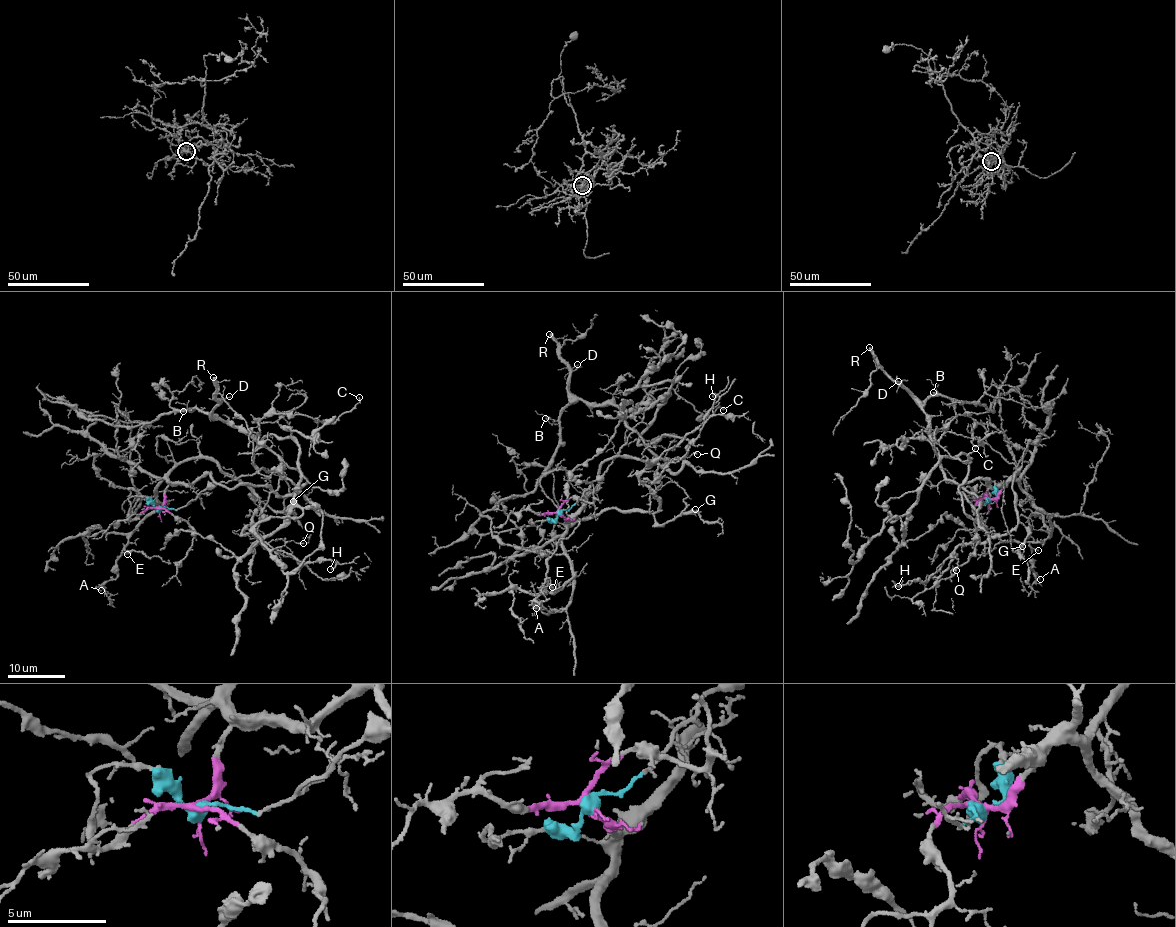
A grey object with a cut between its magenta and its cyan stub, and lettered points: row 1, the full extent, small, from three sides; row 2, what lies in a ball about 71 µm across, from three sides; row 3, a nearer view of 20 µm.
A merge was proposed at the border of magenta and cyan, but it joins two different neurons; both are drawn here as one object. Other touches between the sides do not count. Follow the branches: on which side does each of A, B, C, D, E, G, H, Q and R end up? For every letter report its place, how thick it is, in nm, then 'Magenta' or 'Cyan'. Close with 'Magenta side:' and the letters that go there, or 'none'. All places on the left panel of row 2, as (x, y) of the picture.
A: Place: (101, 590). Thickness 140 nm. Magenta
B: Place: (183, 411). Thickness 110 nm. Cyan
C: Place: (359, 397). Thickness 140 nm. Cyan
D: Place: (229, 396). Thickness 90 nm. Cyan
E: Place: (127, 554). Thickness 150 nm. Magenta
G: Place: (293, 501). Thickness 110 nm. Magenta
H: Place: (330, 569). Thickness 130 nm. Magenta
Q: Place: (303, 543). Thickness 150 nm. Magenta
R: Place: (213, 377). Thickness 440 nm. Cyan
Magenta side: A, E, G, H, Q

